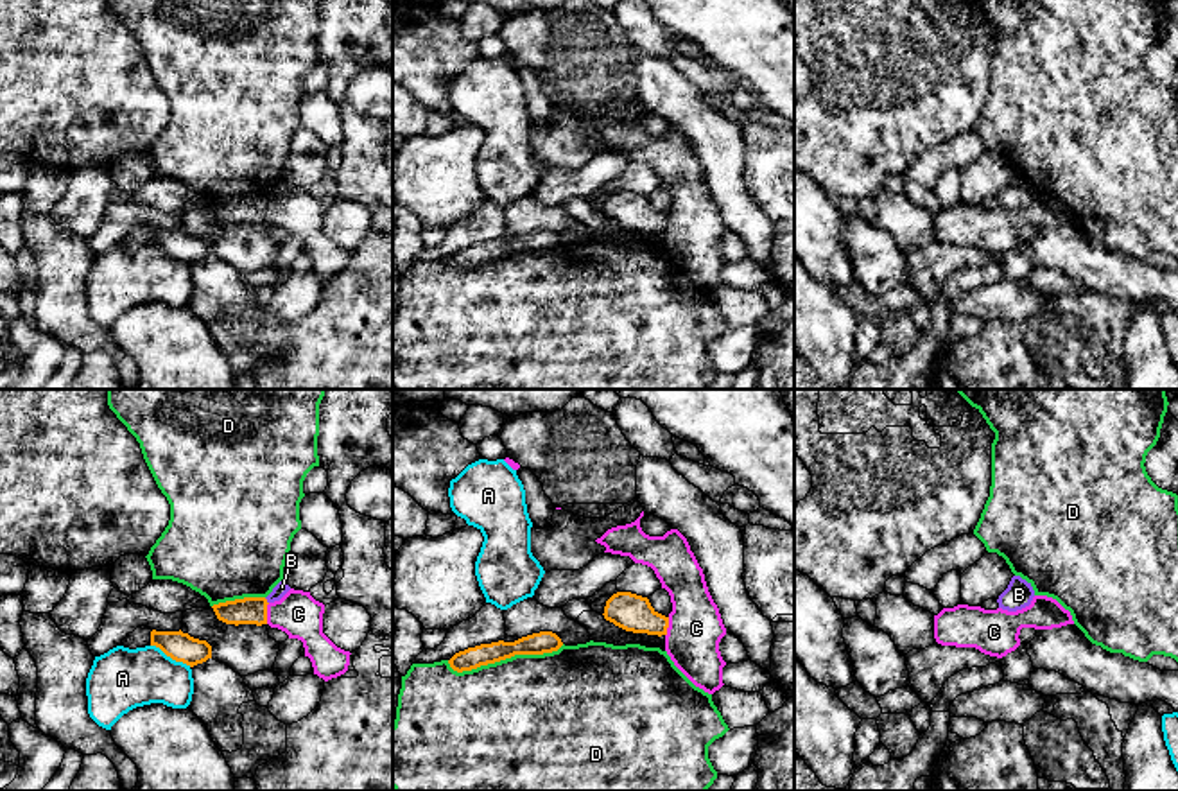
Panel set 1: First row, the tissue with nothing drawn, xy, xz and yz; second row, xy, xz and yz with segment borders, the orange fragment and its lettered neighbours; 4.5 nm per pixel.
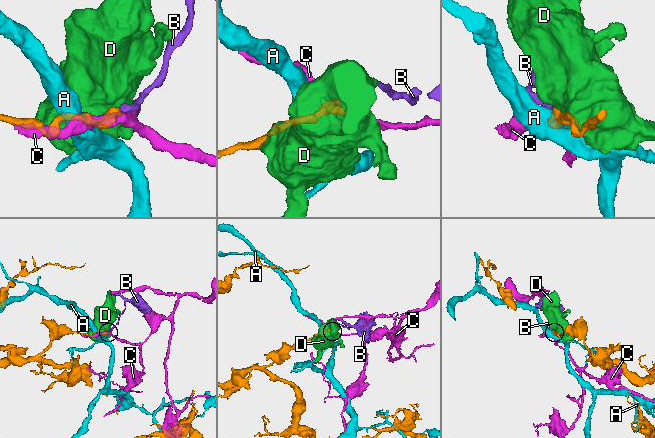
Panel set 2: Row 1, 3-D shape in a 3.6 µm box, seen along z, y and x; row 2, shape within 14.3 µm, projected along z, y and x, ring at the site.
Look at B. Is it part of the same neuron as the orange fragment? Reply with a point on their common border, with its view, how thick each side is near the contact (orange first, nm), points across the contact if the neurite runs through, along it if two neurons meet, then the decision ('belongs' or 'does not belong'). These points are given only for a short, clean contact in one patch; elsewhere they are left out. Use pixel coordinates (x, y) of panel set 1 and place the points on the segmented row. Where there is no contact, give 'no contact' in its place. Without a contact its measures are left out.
contact xy (266, 601); calibres 130 and 60 nm; border xy (264, 598), (268, 603); does not belong

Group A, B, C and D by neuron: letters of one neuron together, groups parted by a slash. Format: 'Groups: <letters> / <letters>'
Groups: A / B / C / D

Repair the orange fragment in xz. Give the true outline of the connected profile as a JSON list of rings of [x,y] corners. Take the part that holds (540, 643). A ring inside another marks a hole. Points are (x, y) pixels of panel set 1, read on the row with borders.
[[[540,631],[527,637],[522,637],[515,642],[491,642],[468,648],[455,653],[448,664],[454,671],[472,671],[481,665],[495,664],[515,655],[543,655],[558,651],[563,646],[561,639],[552,631]]]

